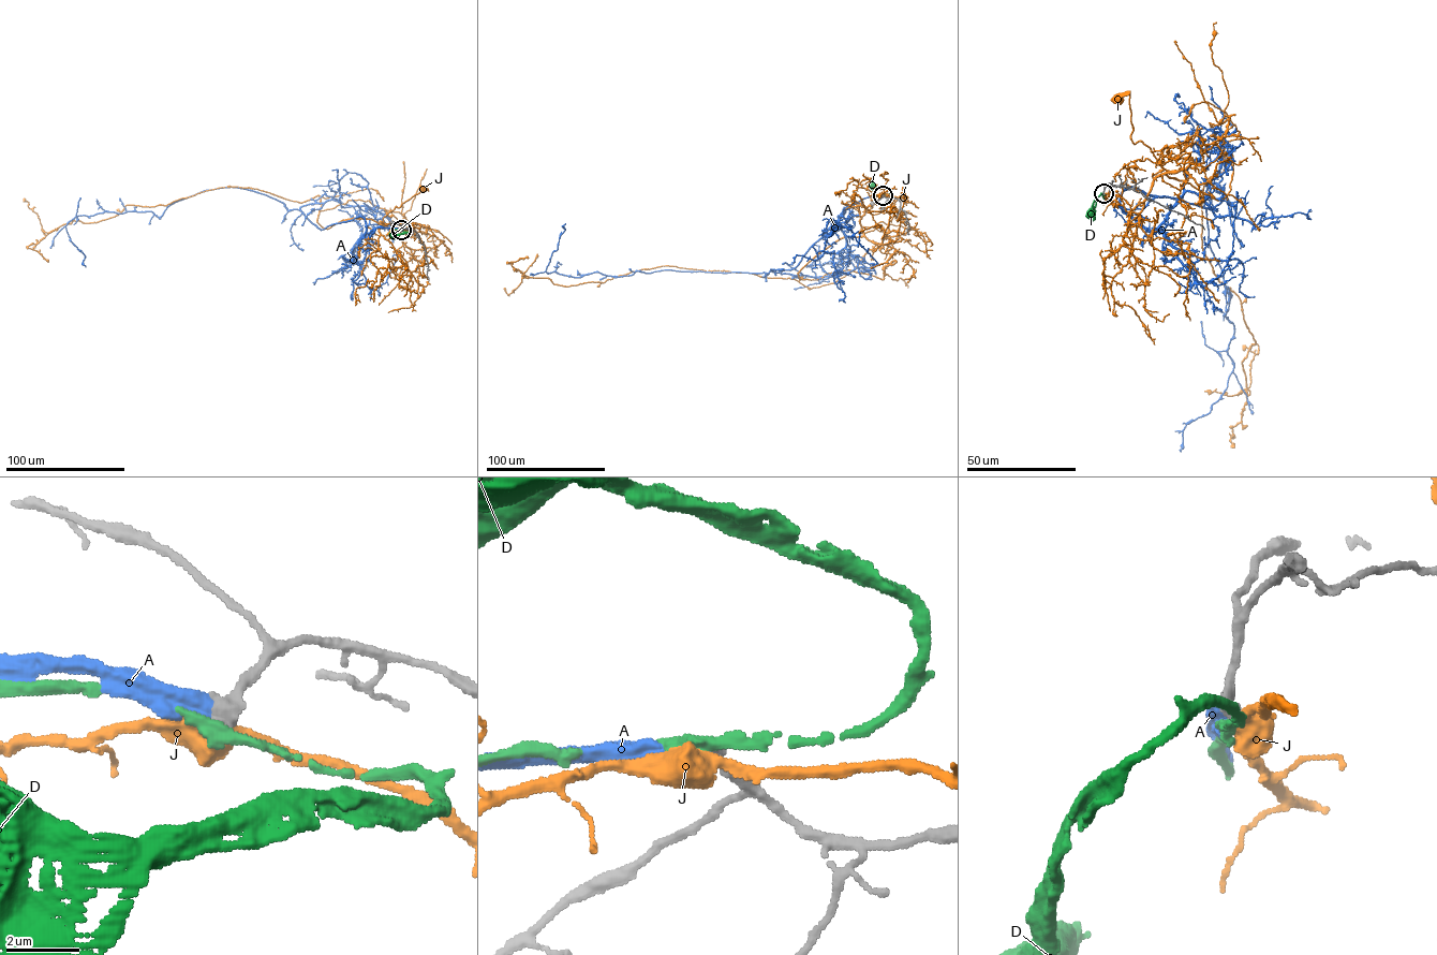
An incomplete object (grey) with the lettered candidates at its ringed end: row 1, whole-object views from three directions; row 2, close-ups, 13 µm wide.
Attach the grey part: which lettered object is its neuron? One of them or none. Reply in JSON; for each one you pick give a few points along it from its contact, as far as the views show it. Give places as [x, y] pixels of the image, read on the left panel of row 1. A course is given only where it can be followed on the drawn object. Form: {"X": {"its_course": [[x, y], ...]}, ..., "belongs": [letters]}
{"A": {"its_course": [[401, 230], [367, 233], [360, 216], [321, 230], [224, 187], [159, 217], [77, 216], [65, 226], [86, 267]]}, "belongs": ["A"]}

